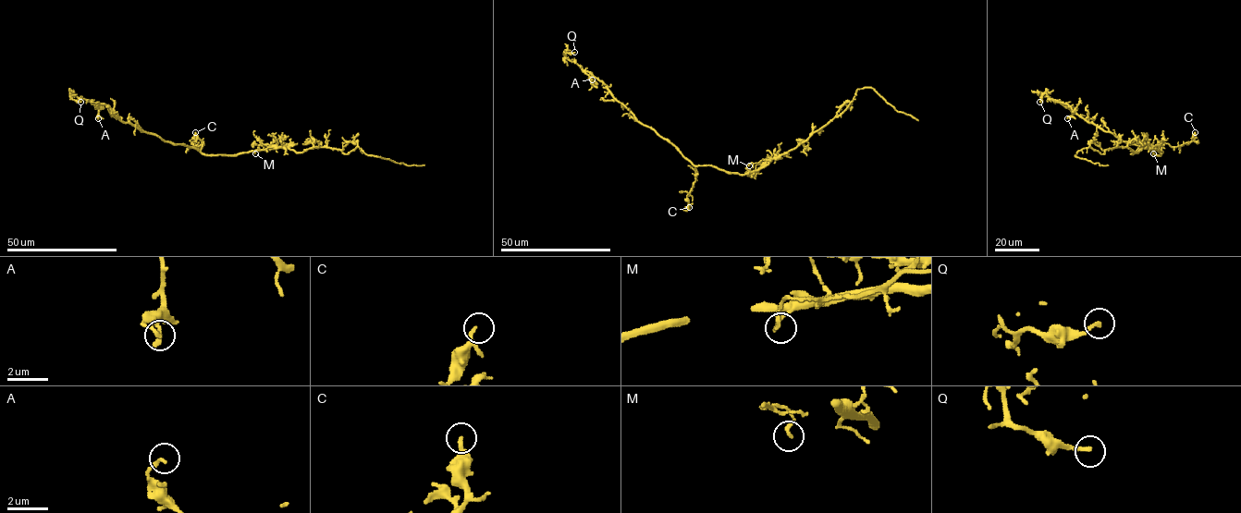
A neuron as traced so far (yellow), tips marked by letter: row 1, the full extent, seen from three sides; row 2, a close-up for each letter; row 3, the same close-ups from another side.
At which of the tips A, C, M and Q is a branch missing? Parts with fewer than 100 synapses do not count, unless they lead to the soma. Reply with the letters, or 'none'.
none

